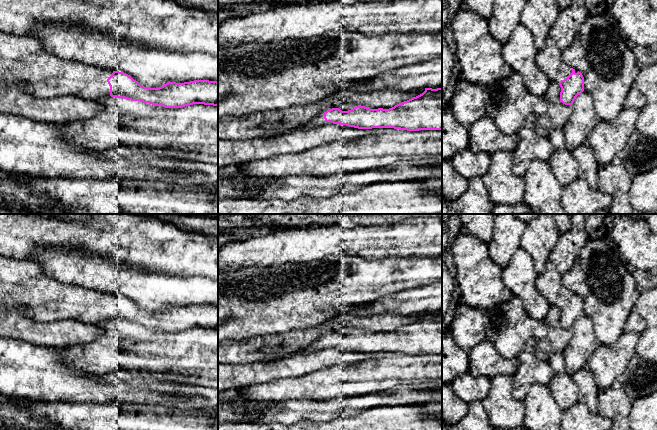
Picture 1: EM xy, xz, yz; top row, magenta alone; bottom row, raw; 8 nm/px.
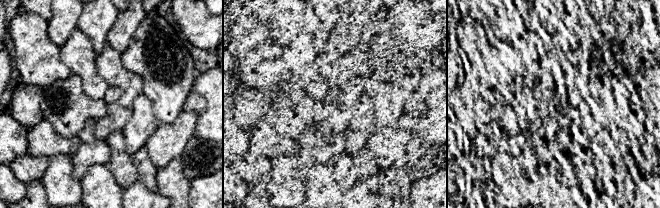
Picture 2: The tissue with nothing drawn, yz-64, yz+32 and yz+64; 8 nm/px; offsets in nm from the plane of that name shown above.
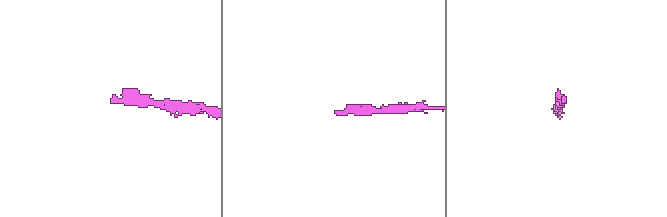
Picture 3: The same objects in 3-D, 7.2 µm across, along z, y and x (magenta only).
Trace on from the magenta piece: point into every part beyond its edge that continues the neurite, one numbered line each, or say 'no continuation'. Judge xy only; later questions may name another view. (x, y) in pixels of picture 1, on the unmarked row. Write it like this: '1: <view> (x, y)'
1: xy (23, 283)

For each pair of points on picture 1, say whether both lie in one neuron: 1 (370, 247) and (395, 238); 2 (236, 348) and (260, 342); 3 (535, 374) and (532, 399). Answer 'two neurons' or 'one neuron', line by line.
1: one neuron
2: one neuron
3: two neurons

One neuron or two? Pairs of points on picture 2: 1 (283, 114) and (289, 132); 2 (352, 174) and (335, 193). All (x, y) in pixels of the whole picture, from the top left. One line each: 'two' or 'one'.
1: one
2: two

